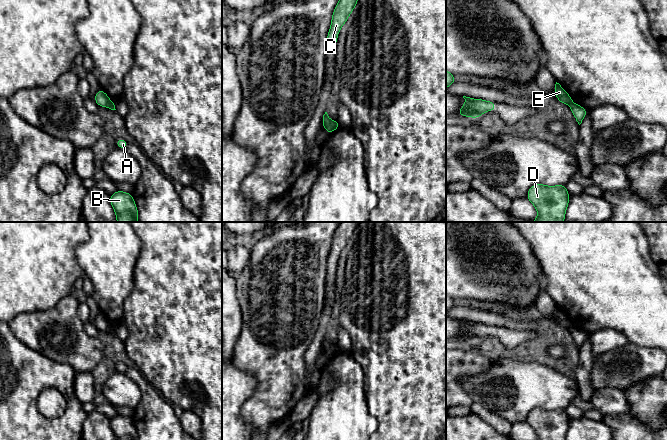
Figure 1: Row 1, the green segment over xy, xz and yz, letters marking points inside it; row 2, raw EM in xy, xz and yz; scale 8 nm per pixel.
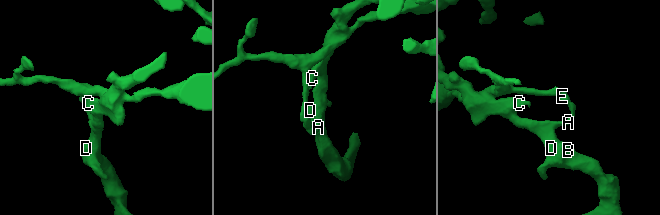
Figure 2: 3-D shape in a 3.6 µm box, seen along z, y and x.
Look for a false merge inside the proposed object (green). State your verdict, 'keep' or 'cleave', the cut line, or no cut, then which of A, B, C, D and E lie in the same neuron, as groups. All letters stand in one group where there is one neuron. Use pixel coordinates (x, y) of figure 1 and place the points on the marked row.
cleave; cut xz (332, 121), (324, 127); groups A B C D / E

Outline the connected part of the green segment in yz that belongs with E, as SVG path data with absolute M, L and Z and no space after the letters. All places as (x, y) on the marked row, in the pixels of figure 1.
M557 82L555 84L555 92L554 92L554 94L557 97L558 101L563 103L563 104L570 105L570 104L573 103L573 100L570 97L570 95Z

